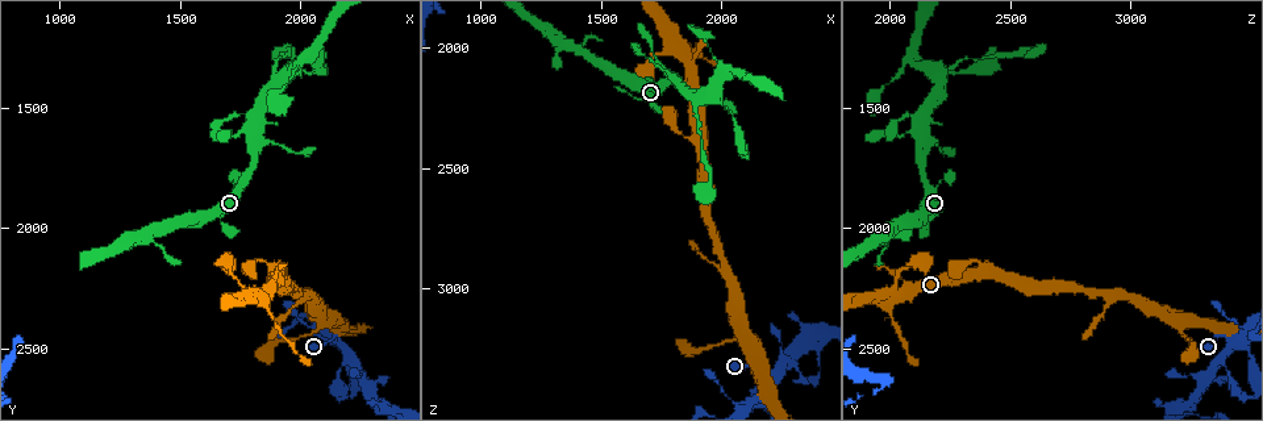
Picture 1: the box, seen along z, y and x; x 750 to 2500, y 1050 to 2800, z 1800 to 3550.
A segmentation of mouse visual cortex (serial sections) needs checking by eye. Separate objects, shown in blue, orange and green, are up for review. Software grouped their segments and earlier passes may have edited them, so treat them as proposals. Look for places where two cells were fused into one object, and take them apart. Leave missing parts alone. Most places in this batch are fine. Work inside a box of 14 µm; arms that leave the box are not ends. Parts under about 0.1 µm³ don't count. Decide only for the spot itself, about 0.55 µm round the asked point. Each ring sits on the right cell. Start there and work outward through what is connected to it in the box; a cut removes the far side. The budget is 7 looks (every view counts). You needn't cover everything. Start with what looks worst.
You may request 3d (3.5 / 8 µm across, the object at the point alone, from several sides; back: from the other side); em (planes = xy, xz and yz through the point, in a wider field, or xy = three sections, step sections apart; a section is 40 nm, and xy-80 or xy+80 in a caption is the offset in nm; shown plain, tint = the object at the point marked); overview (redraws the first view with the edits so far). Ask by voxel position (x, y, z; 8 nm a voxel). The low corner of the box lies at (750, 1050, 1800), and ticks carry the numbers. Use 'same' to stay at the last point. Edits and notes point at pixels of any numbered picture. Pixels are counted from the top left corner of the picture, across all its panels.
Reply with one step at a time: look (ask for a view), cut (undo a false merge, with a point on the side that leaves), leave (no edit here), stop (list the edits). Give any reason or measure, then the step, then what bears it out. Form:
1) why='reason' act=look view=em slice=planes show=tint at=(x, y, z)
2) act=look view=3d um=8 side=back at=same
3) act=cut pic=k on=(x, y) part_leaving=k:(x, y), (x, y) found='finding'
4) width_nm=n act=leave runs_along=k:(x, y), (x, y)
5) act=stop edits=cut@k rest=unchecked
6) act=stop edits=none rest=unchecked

act=look view=3d um=3.5 at=(2170, 2470, 3430)

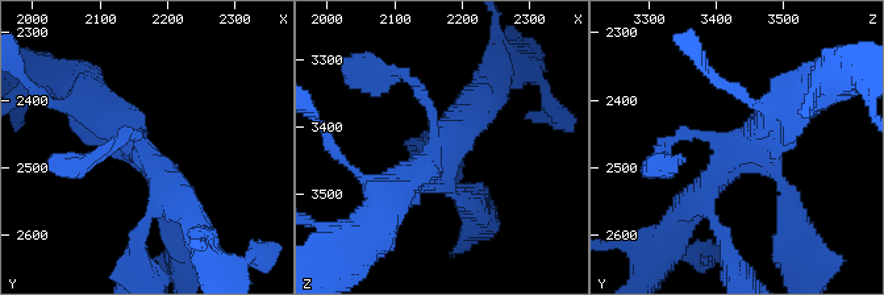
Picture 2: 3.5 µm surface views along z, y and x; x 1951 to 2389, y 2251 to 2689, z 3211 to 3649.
why='shape alone is not enough' act=look view=em slice=xy step=1 show=tint at=(2170, 2480, 3420)

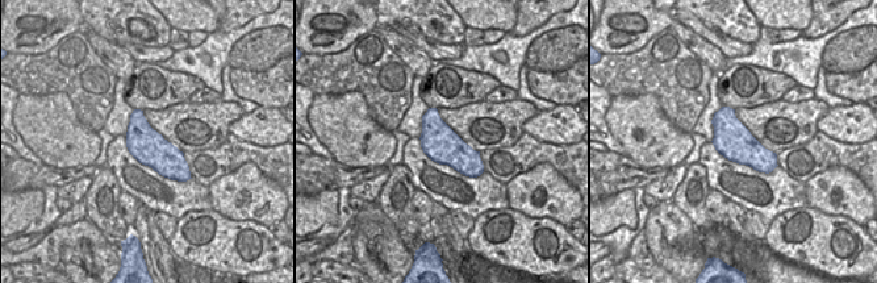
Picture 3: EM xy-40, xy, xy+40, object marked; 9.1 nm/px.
act=leave runs_along=2:(109, 146), (138, 134), (195, 219) found='continuous, no second cell'

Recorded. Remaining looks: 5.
why='three-way junction' act=look view=3d um=3.5 at=(1810, 1650, 2140)

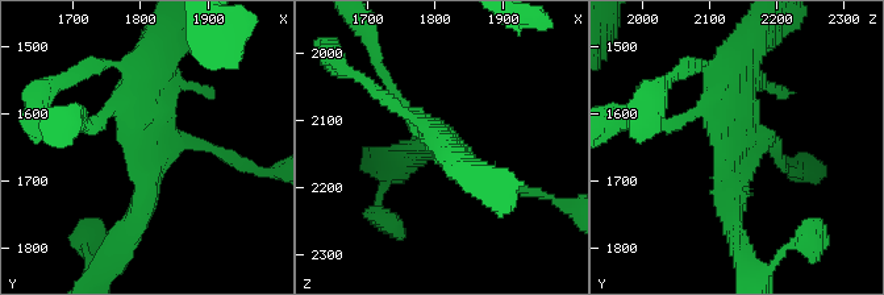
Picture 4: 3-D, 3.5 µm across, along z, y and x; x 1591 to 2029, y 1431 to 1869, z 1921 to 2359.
act=look view=em slice=planes show=tint at=(1815, 1645, 2135)

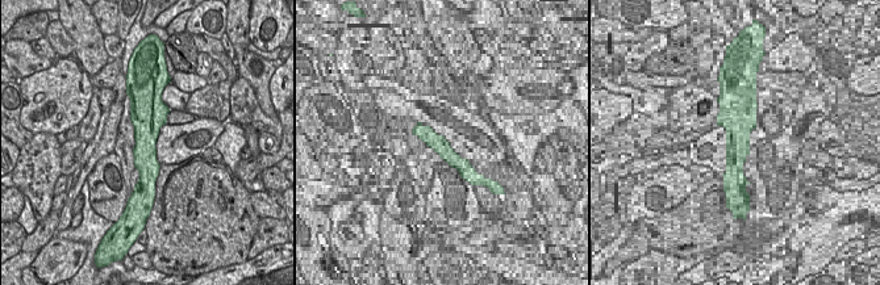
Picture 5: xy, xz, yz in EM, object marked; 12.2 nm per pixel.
why='cut it another way' act=look view=em slice=xy step=1 show=tint at=same

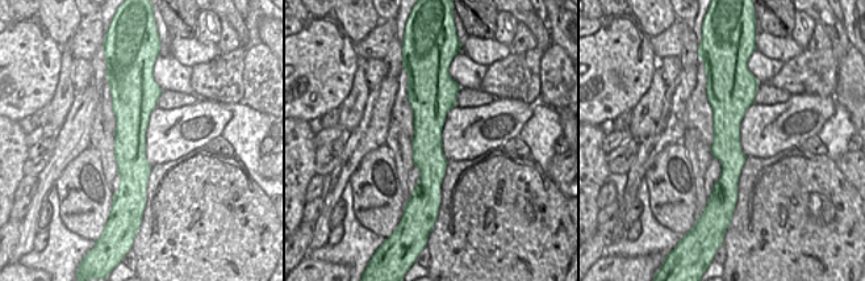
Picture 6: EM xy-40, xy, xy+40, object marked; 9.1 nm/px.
act=leave runs_along=4:(134, 221), (158, 52) found='all the same cell'

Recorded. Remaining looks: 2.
why='calibre changes' act=look view=3d um=3.5 side=back at=(1930, 1410, 1980)

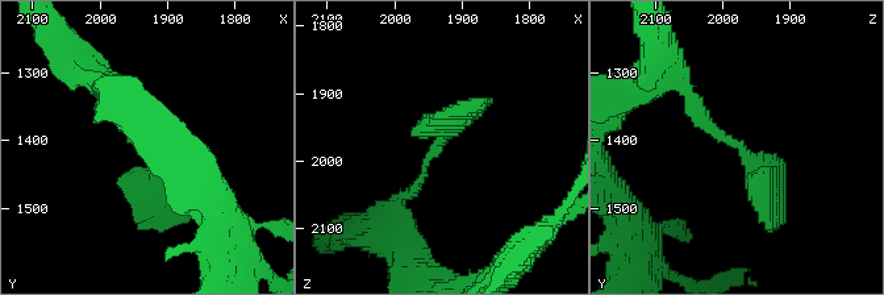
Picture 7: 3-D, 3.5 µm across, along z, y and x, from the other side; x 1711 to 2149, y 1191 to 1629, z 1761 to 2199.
act=look view=em slice=xy step=5 show=tint at=(1925, 1415, 1975)

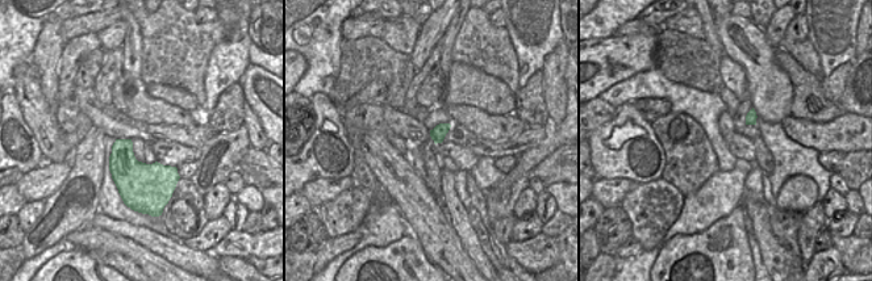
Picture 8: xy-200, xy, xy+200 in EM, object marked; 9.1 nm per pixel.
act=leave found='all the same cell'

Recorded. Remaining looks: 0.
act=stop edits=none rest=unchecked

